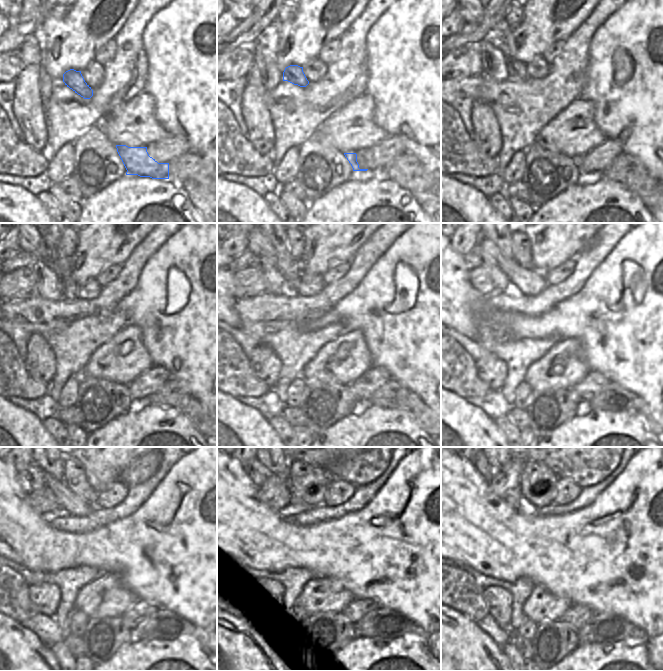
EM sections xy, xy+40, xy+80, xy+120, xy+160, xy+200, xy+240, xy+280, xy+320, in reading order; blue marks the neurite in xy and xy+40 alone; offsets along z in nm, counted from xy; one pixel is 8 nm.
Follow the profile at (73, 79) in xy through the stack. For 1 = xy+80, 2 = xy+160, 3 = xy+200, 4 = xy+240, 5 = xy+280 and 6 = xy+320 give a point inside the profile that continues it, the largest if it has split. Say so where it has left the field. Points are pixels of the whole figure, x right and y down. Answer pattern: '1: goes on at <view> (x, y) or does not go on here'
1: goes on at xy+80 (517, 71)
2: goes on at xy+160 (288, 266)
3: goes on at xy+200 (505, 243)
4: goes on at xy+240 (56, 467)
5: goes on at xy+280 (276, 467)
6: goes on at xy+320 (496, 467)

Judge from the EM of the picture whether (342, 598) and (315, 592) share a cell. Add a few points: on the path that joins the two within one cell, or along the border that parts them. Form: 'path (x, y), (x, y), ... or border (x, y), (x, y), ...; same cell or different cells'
path (335, 597), (322, 597); same cell

